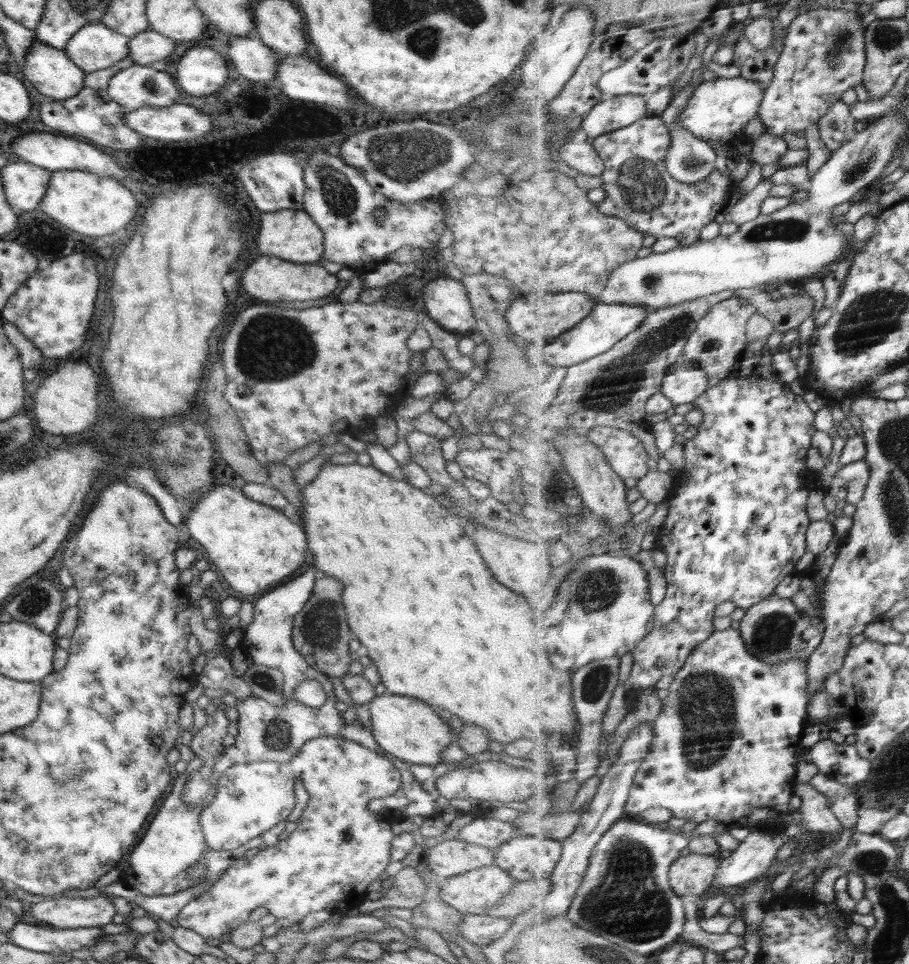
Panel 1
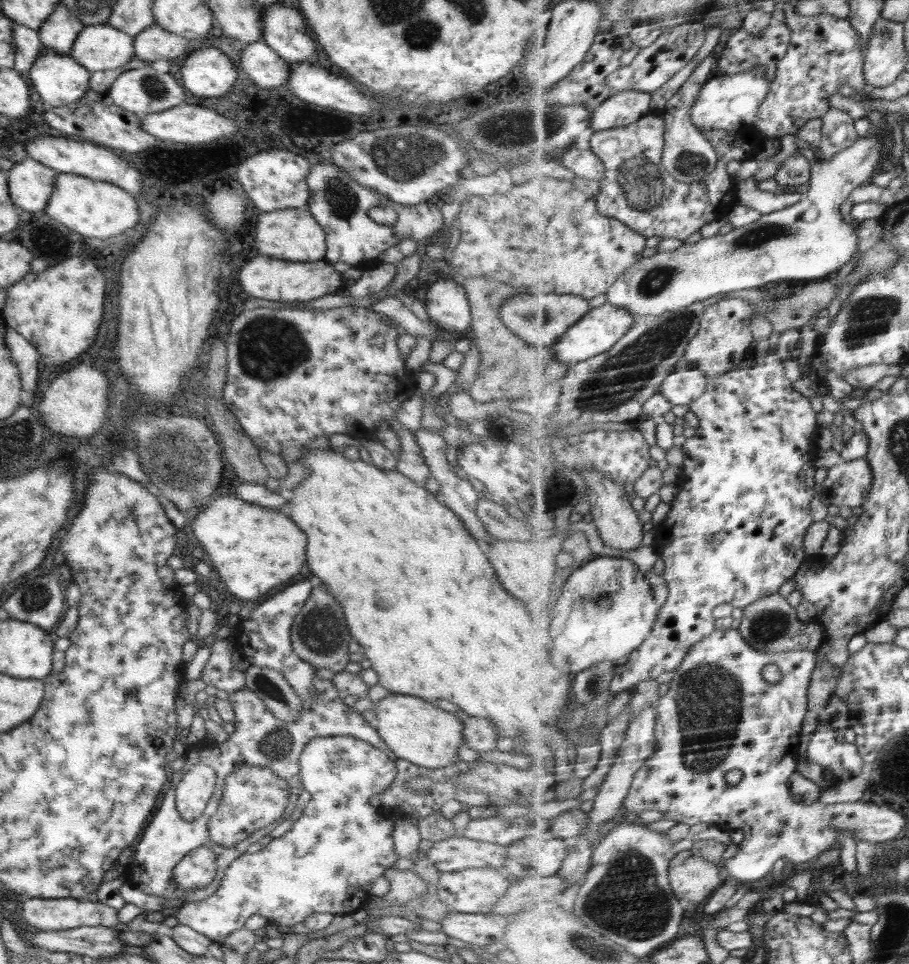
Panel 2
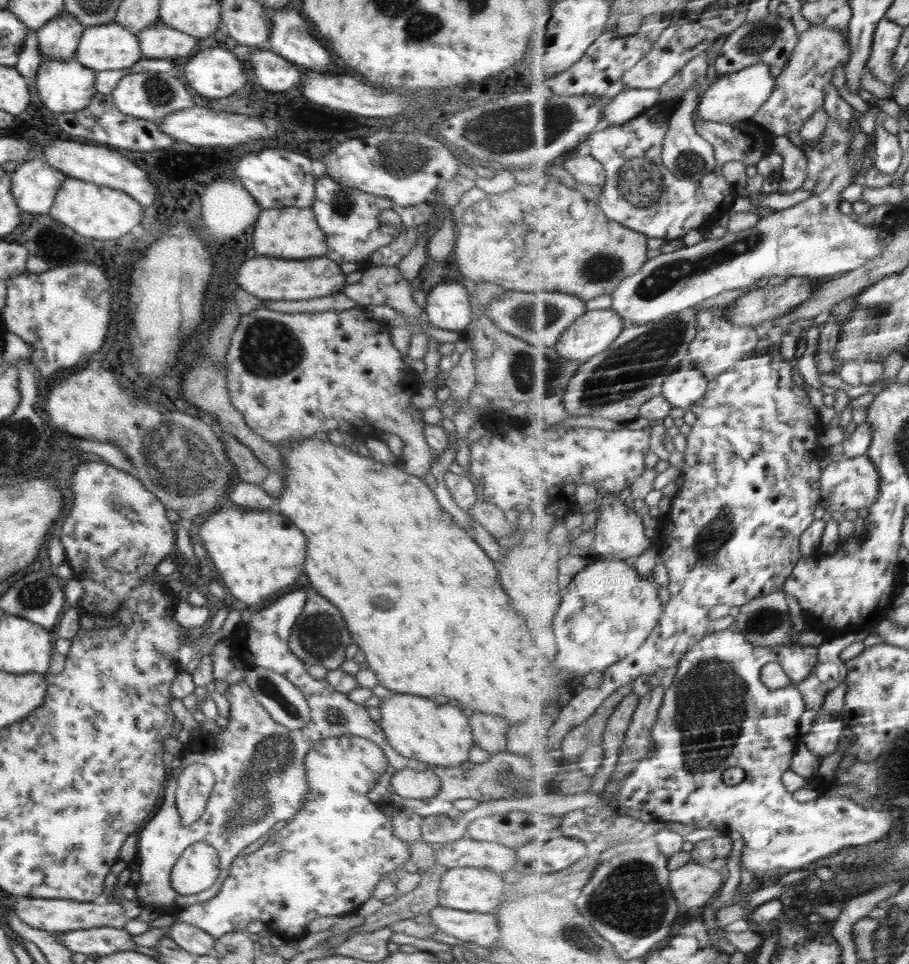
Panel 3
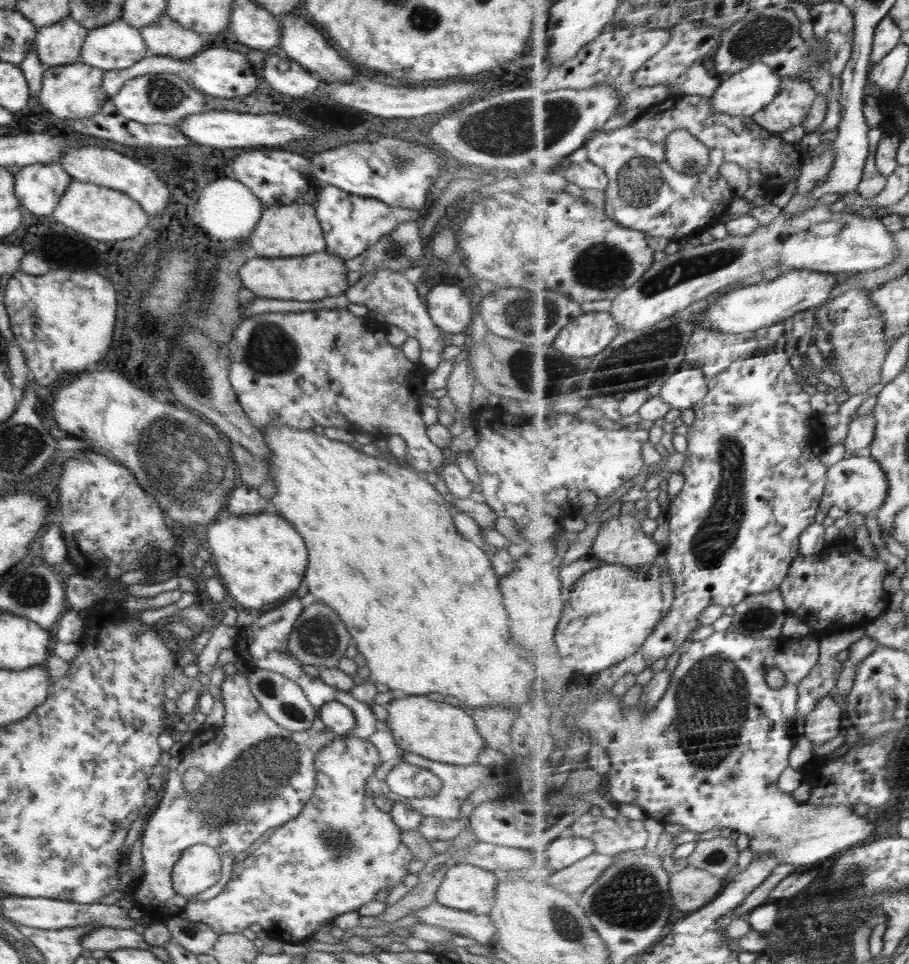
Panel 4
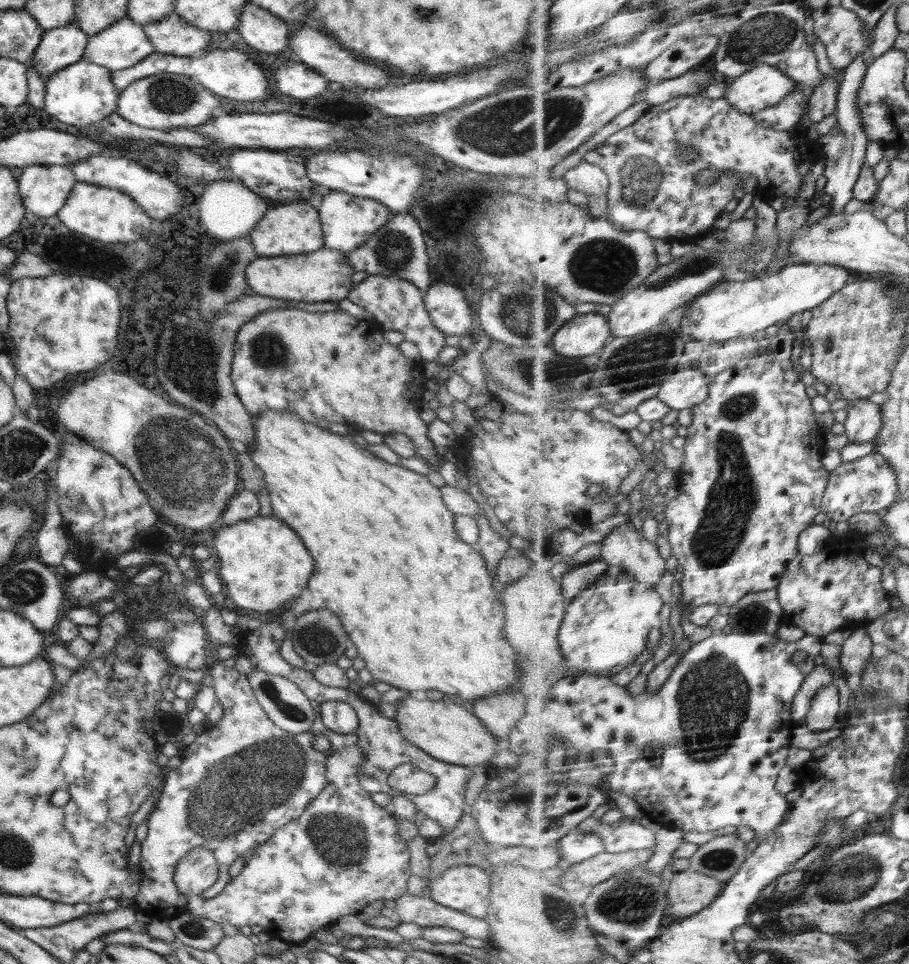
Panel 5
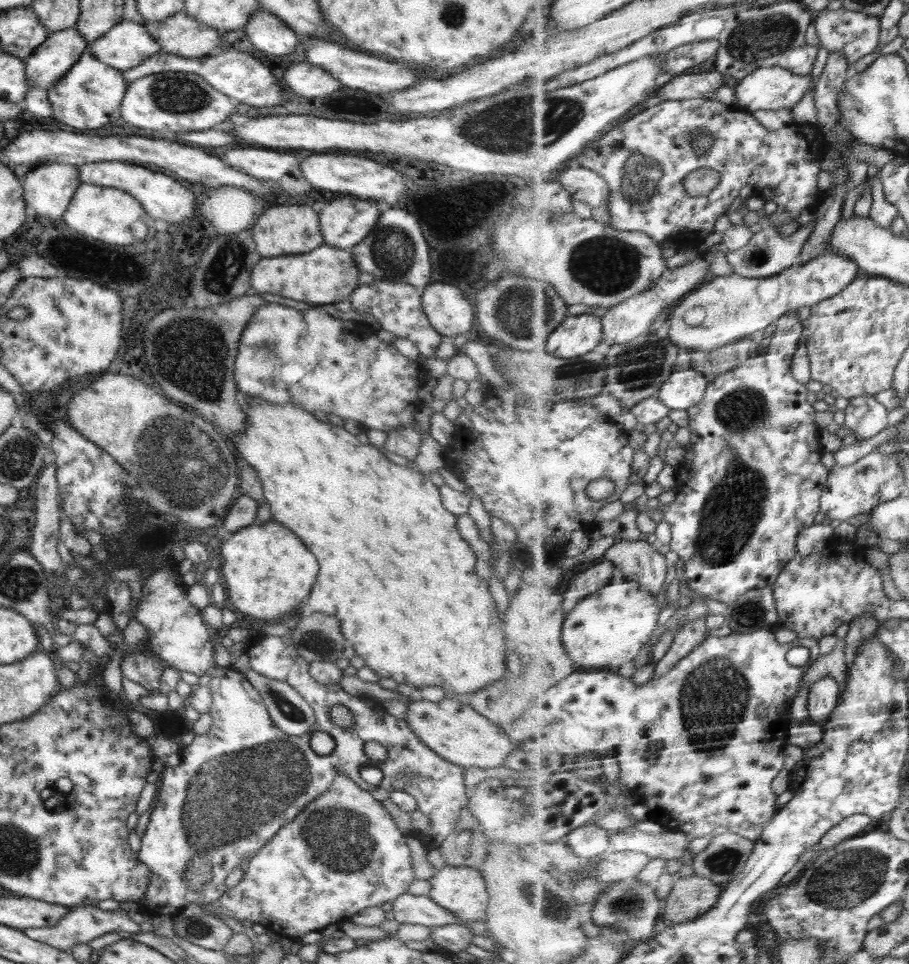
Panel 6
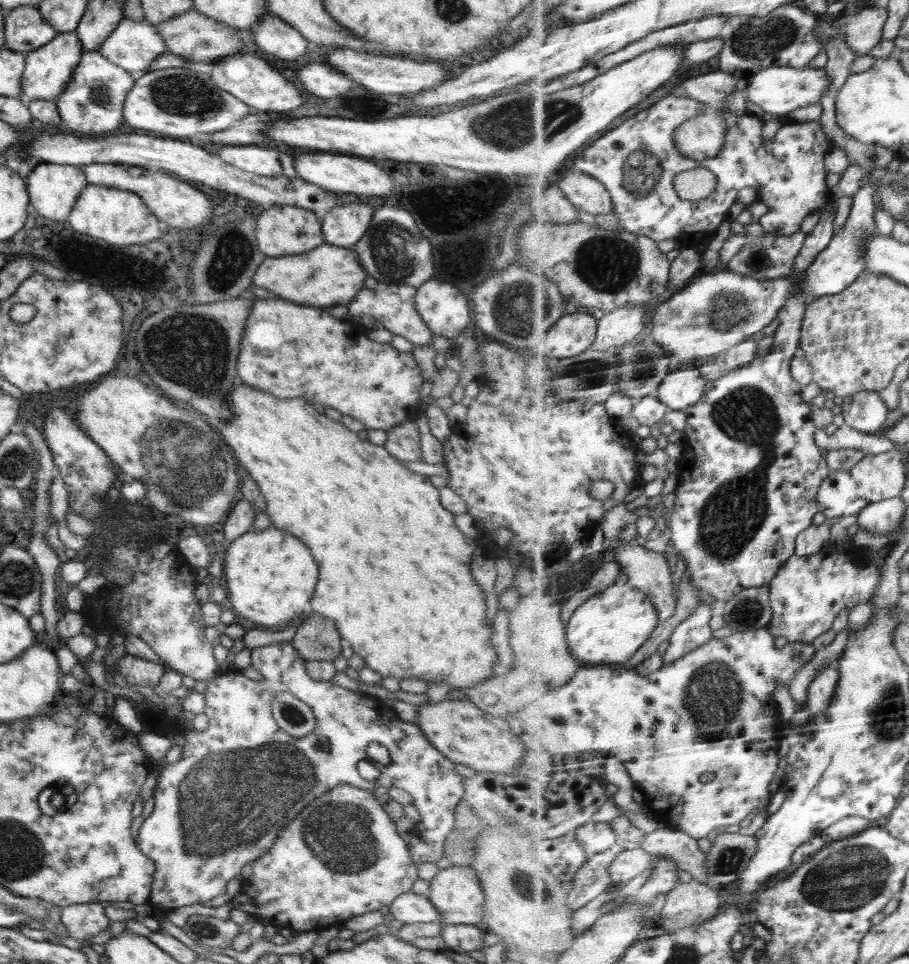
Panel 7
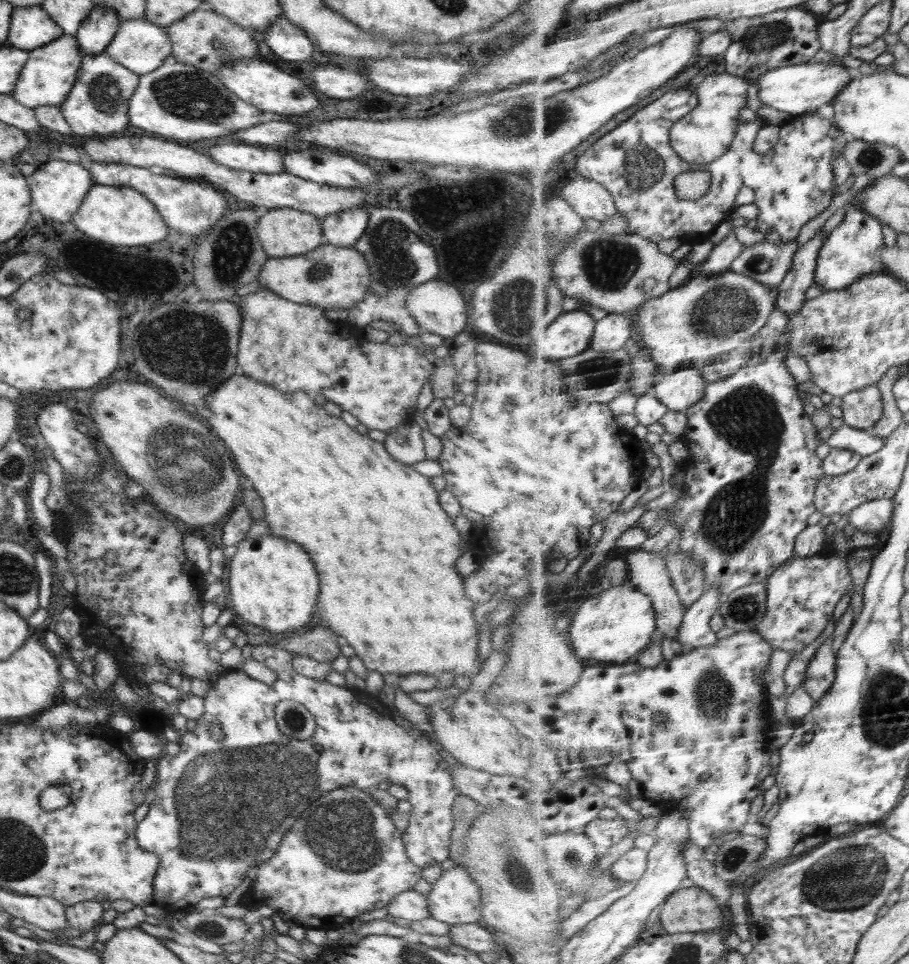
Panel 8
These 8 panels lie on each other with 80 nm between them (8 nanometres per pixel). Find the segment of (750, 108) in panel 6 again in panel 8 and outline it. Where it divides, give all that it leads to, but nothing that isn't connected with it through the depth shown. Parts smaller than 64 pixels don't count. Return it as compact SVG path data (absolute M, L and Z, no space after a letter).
M804 63L792 66L783 66L778 70L771 70L759 79L758 96L764 102L775 109L780 109L790 118L804 116L814 112L824 104L832 104L840 93L844 92L853 81L846 65L836 63Z

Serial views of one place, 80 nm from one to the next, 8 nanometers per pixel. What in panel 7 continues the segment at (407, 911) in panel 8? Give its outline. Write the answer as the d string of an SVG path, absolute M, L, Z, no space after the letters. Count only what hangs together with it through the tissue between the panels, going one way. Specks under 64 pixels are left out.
M408 891L397 896L390 904L391 913L396 920L405 924L435 922L441 919L428 897Z

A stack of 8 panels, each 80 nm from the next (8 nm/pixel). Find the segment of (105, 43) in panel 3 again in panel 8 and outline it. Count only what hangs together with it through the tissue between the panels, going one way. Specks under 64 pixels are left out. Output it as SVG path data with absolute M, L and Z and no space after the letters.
M145 18L130 19L120 22L112 43L106 47L104 53L114 62L120 63L141 77L165 64L165 60L172 55L172 46L165 27L152 24Z

